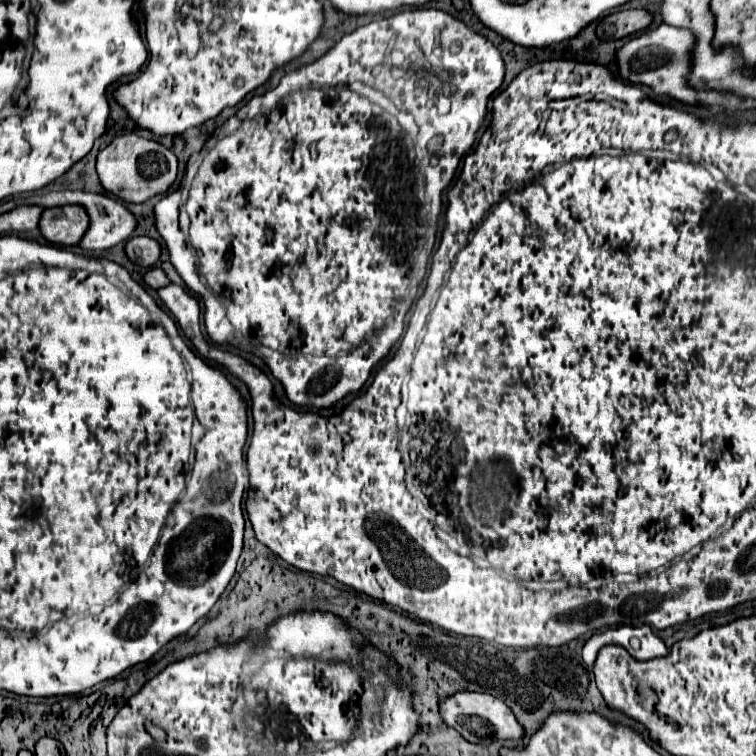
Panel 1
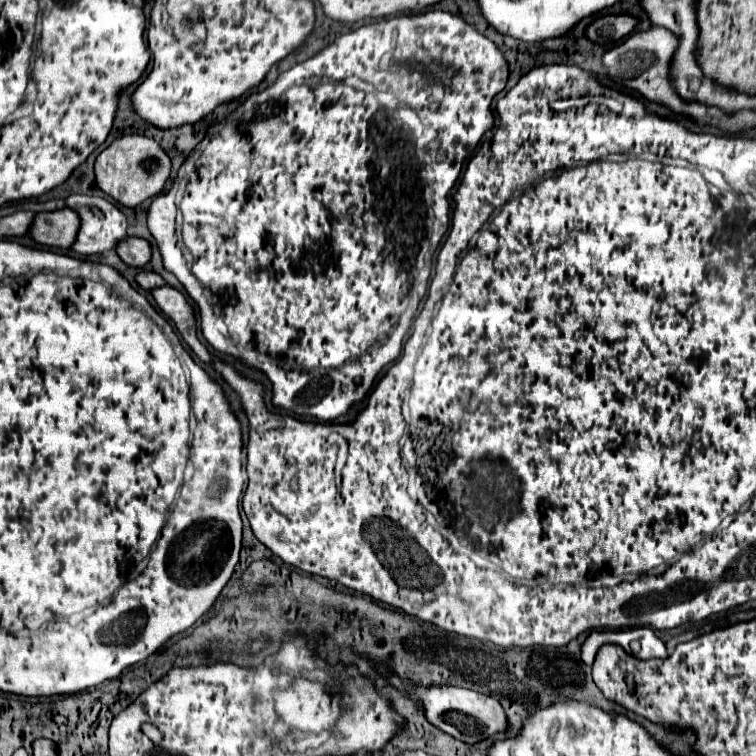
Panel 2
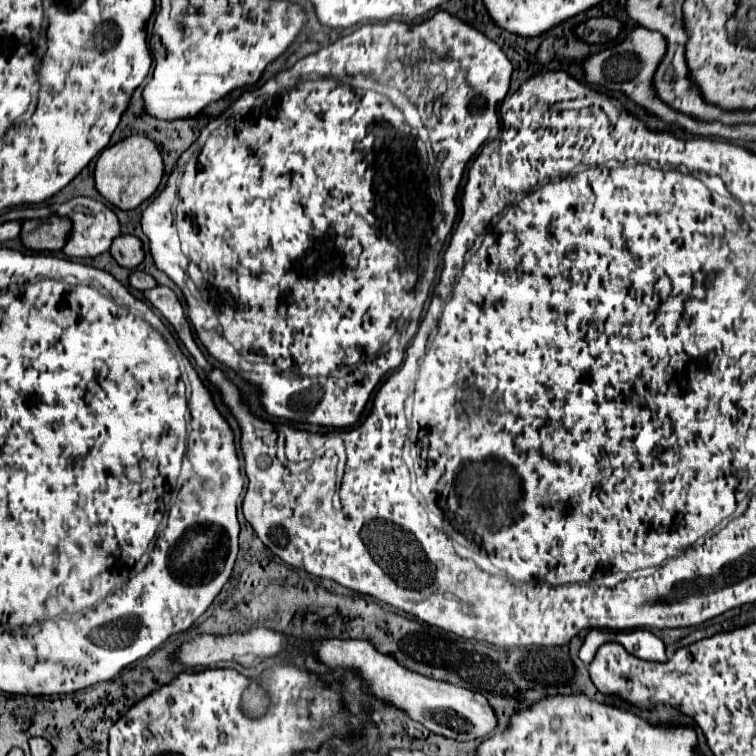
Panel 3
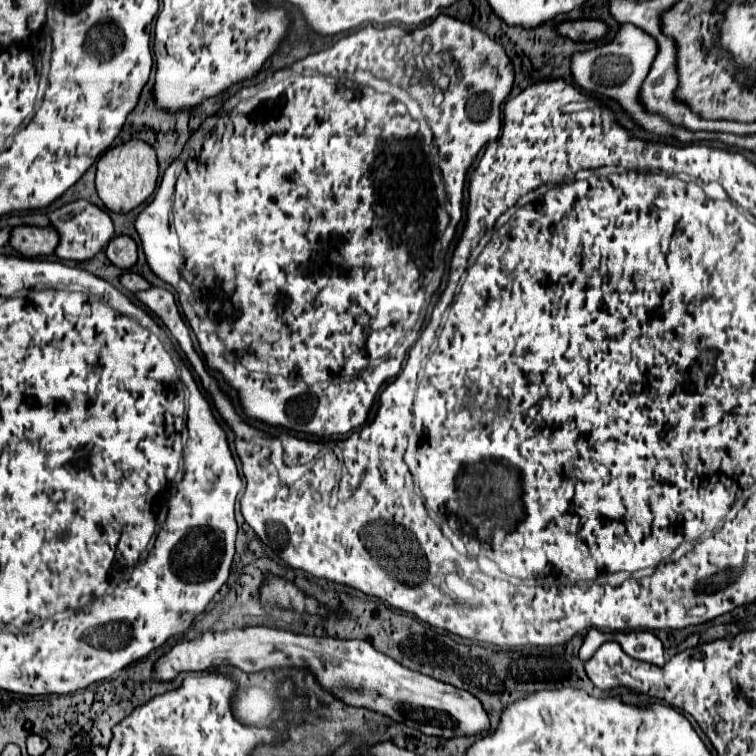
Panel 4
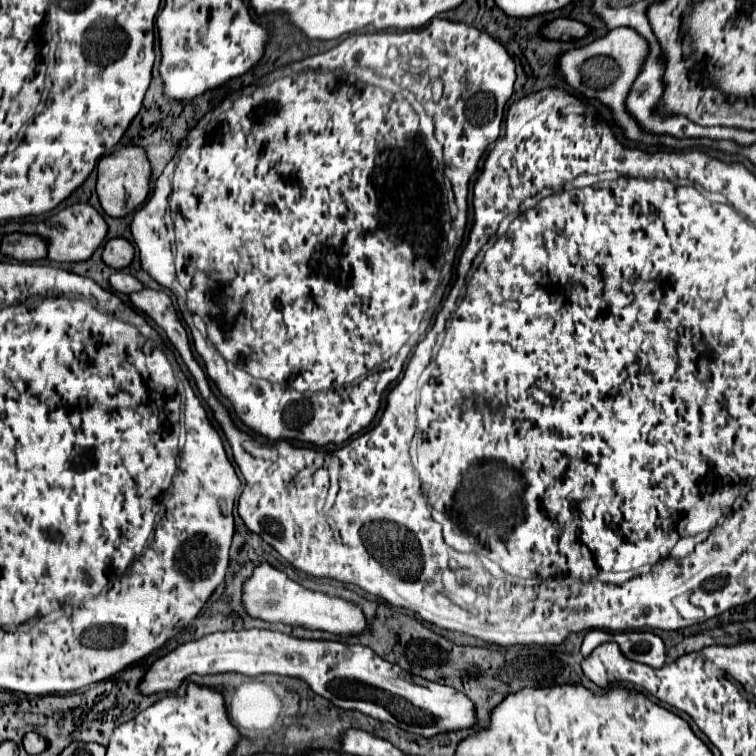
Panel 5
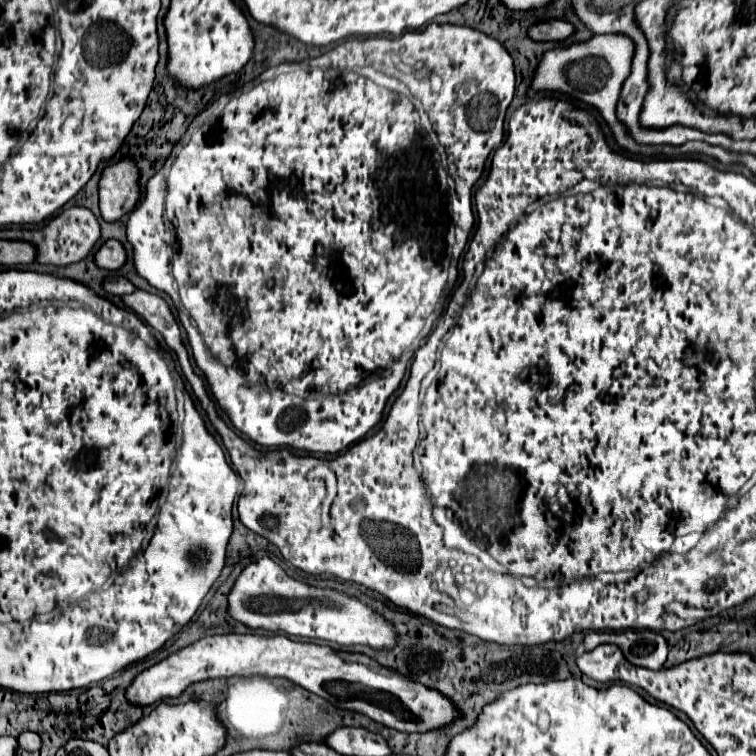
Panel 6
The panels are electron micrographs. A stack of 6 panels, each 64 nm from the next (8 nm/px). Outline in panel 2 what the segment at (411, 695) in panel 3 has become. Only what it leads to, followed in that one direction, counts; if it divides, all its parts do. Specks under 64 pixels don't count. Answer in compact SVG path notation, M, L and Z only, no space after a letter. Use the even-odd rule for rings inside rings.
M378 666L378 670L388 676L388 680L390 680L392 686L396 686L398 690L408 692L414 698L418 698L418 700L424 702L428 722L432 722L436 728L444 730L446 734L450 734L450 736L454 736L454 738L458 738L462 742L476 744L480 740L494 738L496 734L506 732L510 728L502 704L496 698L492 698L492 696L480 694L480 692L474 692L474 690L456 688L456 686L432 686L432 688L424 688L424 686L416 686L416 684L412 684L408 680L402 682L398 676L386 672L382 666Z

